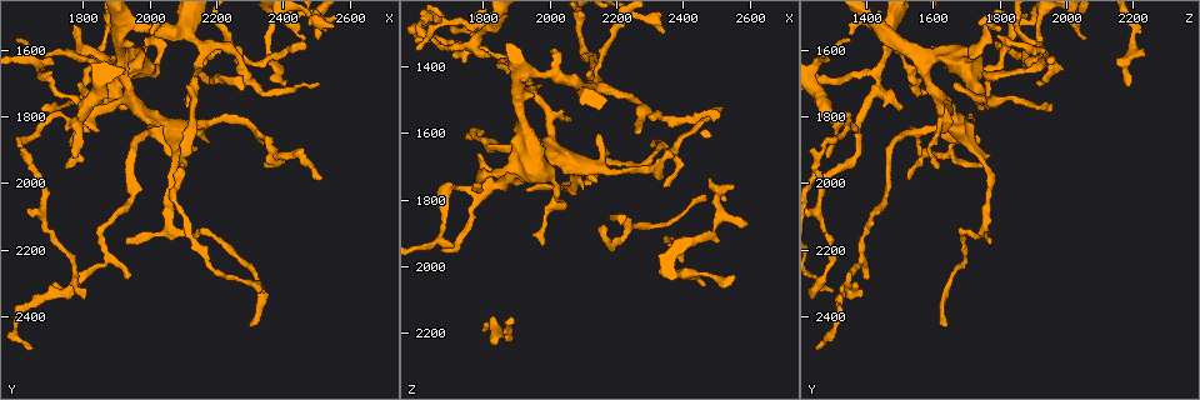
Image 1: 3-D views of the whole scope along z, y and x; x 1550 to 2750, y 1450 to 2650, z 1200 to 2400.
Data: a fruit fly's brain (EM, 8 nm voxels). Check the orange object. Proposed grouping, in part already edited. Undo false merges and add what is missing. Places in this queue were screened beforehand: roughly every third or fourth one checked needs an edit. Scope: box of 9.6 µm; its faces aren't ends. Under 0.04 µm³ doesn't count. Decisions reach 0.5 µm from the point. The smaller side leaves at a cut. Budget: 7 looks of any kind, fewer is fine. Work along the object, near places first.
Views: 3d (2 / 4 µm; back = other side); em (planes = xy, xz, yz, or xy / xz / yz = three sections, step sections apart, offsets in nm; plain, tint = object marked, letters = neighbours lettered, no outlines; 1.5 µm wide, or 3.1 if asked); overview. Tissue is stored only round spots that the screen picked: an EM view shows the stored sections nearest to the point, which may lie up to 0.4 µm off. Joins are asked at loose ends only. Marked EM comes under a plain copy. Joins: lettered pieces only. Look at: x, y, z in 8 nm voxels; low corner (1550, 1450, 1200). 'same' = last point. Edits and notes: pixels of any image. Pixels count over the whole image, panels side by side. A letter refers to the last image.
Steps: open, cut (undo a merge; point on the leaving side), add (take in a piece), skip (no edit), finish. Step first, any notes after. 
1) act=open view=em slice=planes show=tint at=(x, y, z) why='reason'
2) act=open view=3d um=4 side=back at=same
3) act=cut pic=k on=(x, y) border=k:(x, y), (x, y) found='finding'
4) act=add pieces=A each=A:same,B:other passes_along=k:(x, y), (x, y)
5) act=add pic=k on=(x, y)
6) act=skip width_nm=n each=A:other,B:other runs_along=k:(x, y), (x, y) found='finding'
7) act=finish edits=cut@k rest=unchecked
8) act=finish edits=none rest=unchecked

act=open view=3d um=2 at=(2410, 1710, 1920) why='an open end'

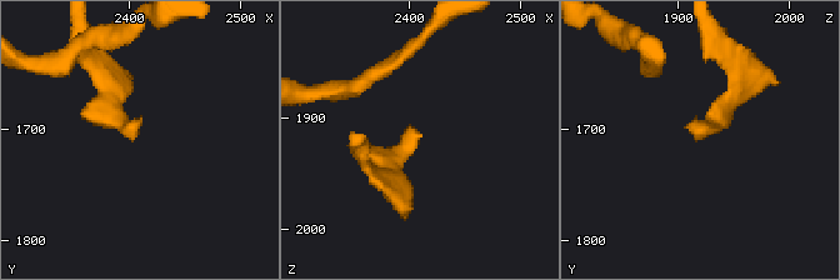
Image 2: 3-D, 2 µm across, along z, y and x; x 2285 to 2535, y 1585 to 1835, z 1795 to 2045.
act=open view=em slice=planes show=tint at=(2404, 1710, 1918)

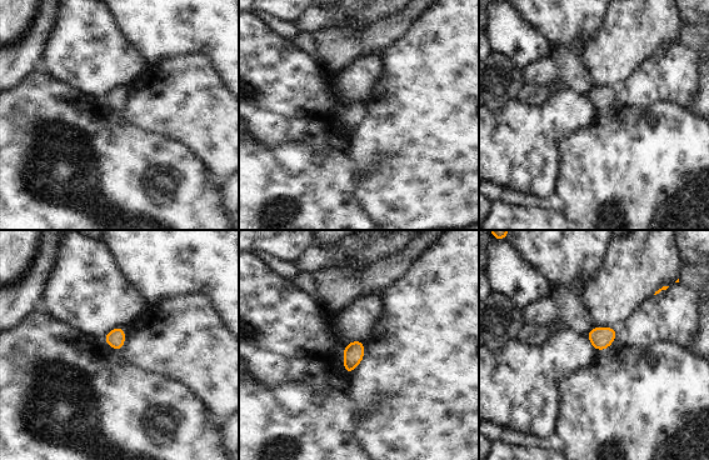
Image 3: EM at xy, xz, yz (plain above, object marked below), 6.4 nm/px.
act=open view=em slice=planes show=letters at=same why='see the neighbours'

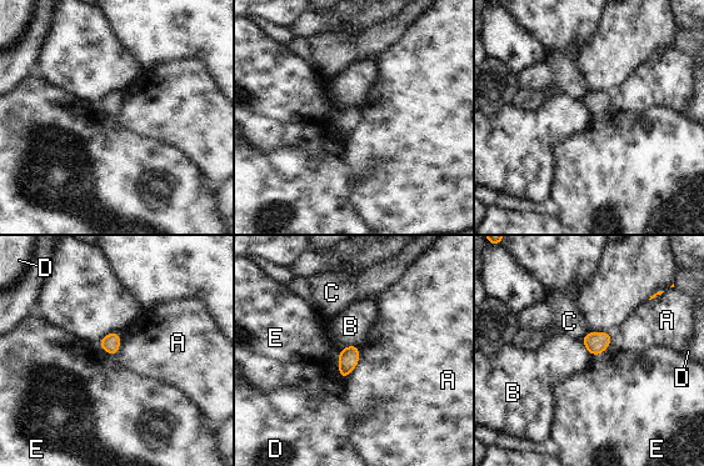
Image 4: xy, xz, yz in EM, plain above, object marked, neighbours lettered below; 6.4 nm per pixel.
act=skip each=A:other,B:other,C:other,D:other,E:other border=4:(359, 346), (359, 361), (343, 379) found='none of them fits'

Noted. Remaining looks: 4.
act=open view=3d um=2 at=(1740, 1730, 1780) why='sharp bend'

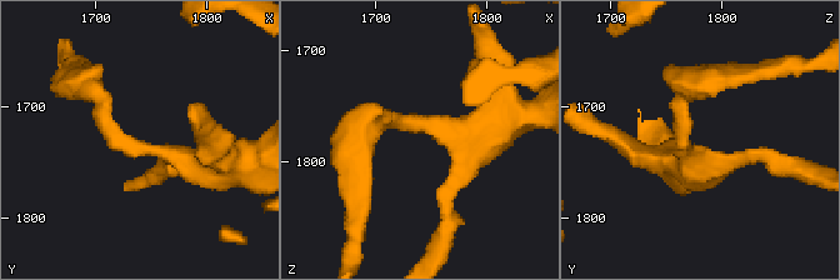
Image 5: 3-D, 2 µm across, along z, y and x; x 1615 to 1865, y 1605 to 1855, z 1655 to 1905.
act=open view=em slice=planes show=letters at=(1744, 1740, 1774)

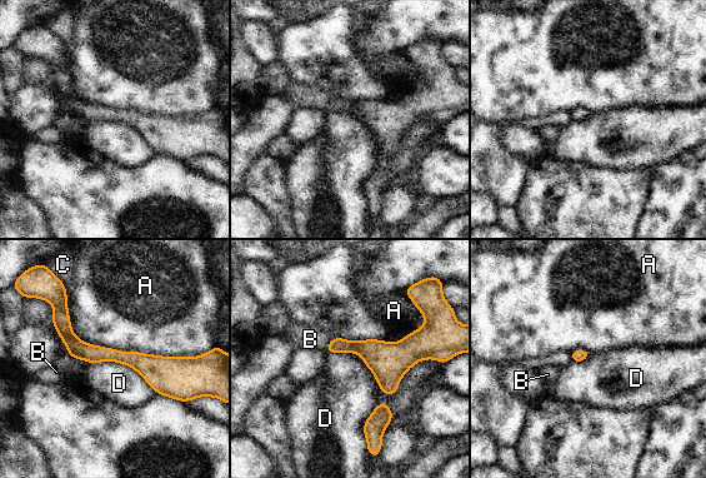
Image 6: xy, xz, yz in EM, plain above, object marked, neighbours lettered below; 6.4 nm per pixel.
act=skip width_nm=80 each=A:other,B:other,C:other,D:other border=6:(85, 361), (125, 363), (155, 393) found='continuous, no second neuron'

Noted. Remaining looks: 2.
act=open view=em slice=planes show=letters at=(1820, 1840, 1370) why='free end'

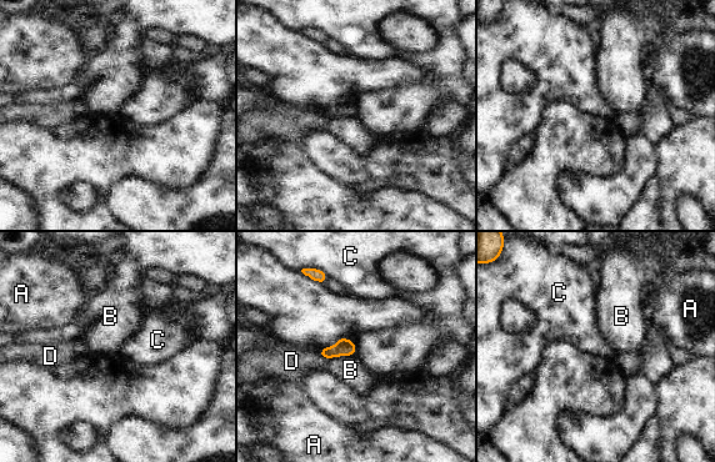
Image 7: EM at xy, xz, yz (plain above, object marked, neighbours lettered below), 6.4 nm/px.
act=skip width_nm=110 each=A:other,B:other,C:other,D:other border=7:(356, 345), (354, 355) found='none of them fits'

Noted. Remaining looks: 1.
act=finish edits=none rest=unchecked

